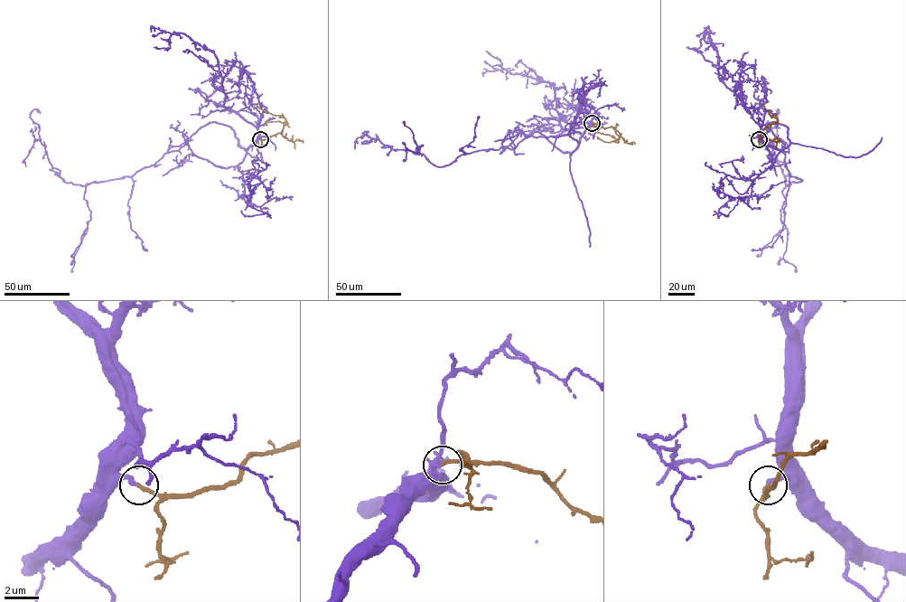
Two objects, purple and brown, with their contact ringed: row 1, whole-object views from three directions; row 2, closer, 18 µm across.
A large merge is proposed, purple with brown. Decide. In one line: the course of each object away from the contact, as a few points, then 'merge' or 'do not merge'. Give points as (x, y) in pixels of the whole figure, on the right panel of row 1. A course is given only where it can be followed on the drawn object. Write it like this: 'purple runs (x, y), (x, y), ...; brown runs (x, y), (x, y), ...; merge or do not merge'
purple runs (759, 139), (785, 149), (785, 125), (767, 126), (784, 144), (789, 176), (802, 181), (785, 184), (776, 113); brown runs (759, 139), (763, 136), (764, 128), (778, 119), (770, 115), (762, 103); merge

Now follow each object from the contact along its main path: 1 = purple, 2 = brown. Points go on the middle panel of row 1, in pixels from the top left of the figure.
1: (592, 123), (571, 154), (533, 132), (513, 149), (466, 153), (442, 166), (377, 137), (361, 142), (372, 141)
2: (592, 123), (613, 127), (619, 136), (618, 142), (610, 135), (586, 126)

